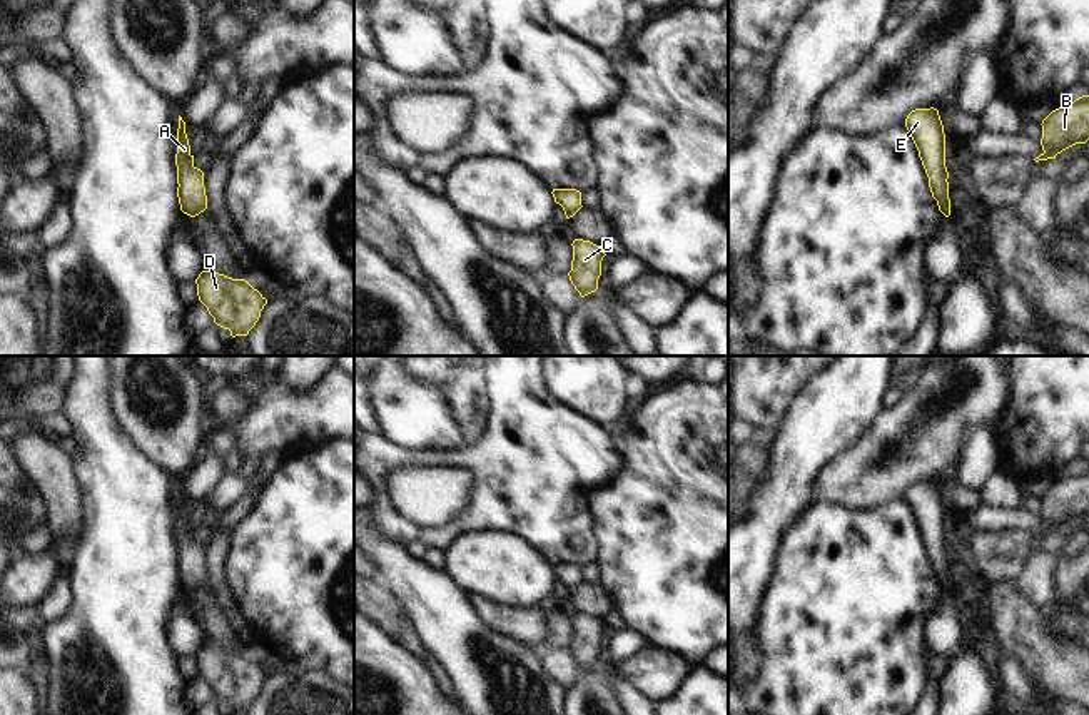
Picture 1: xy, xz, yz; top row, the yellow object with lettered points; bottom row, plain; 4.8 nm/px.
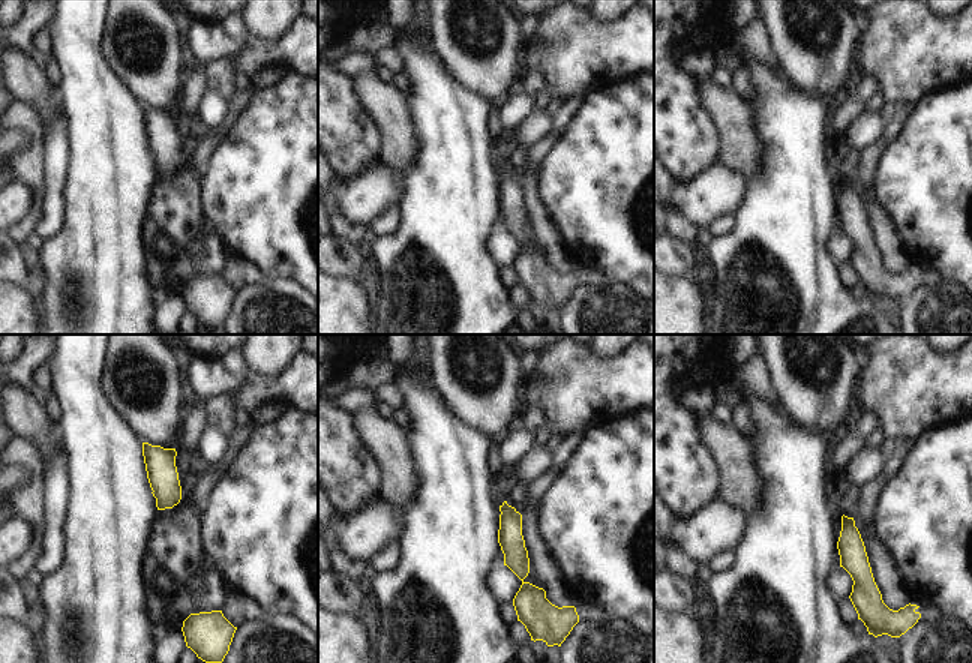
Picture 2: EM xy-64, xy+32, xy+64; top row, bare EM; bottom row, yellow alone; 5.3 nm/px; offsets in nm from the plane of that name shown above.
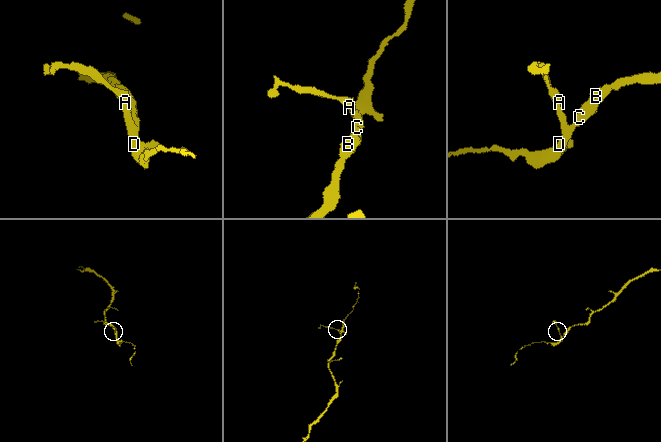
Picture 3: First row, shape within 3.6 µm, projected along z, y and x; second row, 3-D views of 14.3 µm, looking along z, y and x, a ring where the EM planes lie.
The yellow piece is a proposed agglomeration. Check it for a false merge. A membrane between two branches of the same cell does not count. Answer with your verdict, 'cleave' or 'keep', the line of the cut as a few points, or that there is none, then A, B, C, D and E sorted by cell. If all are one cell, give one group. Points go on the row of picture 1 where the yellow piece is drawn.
keep; cut none; groups A B C D E

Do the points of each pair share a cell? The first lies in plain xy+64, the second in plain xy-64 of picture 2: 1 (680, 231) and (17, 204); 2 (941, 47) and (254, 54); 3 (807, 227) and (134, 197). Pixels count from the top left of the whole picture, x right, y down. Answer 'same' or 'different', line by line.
1: different
2: same
3: same

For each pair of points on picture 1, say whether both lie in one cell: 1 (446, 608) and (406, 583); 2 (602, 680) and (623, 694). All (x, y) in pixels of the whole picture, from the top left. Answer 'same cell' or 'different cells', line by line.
1: same cell
2: different cells

